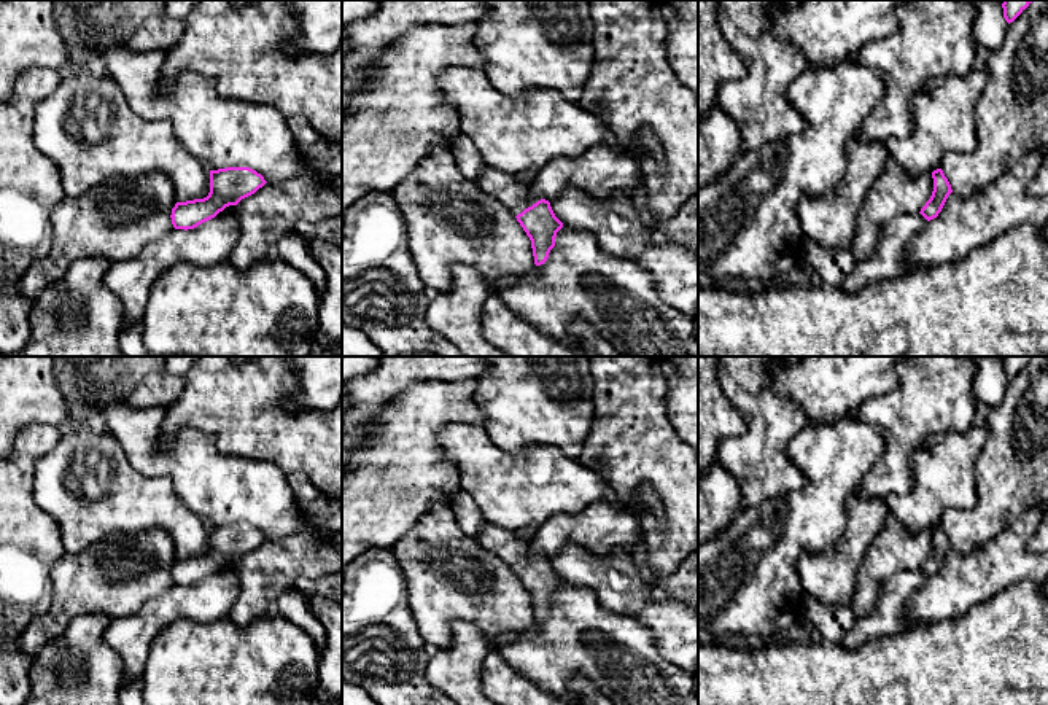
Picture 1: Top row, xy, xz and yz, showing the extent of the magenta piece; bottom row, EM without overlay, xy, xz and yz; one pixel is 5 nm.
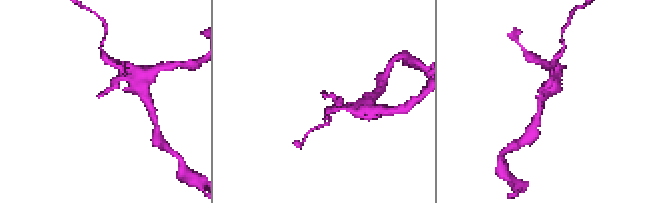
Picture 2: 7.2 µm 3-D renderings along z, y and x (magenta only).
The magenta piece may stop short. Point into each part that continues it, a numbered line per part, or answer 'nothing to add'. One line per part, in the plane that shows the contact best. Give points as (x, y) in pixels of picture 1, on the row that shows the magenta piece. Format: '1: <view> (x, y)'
1: xz (514, 194)

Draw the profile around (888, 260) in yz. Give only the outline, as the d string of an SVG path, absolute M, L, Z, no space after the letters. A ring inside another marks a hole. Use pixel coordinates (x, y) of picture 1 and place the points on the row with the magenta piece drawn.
M921 213L899 215L889 220L868 258L856 261L851 274L841 282L844 291L857 291L870 283L900 277L911 271L906 247L921 232L927 220Z

